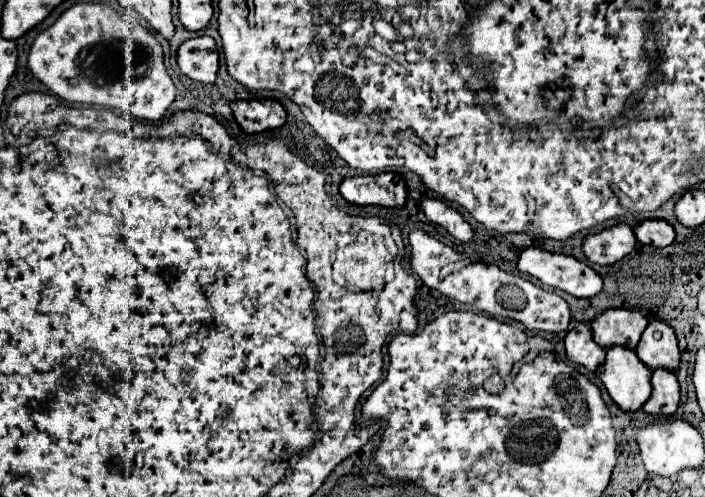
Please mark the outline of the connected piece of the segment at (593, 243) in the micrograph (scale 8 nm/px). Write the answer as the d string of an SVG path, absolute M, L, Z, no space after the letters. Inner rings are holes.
M619 222L597 234L589 234L583 240L583 252L591 262L613 264L627 256L635 248L635 234L629 224Z

